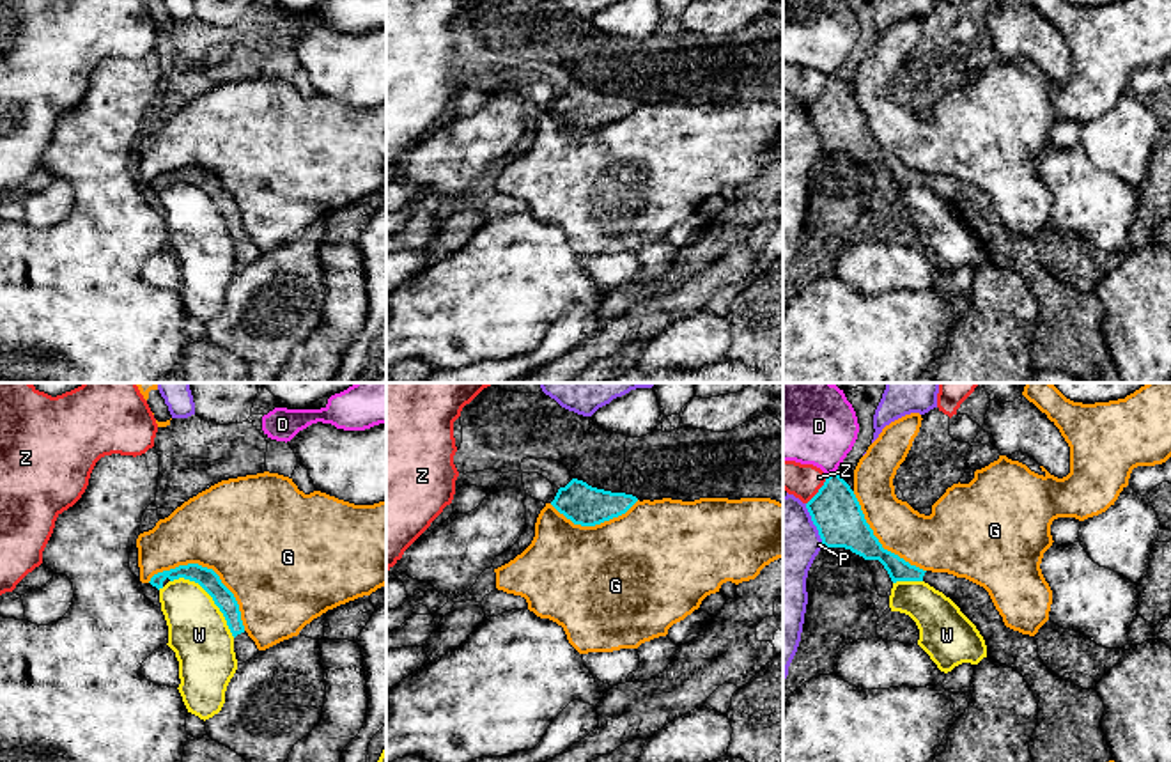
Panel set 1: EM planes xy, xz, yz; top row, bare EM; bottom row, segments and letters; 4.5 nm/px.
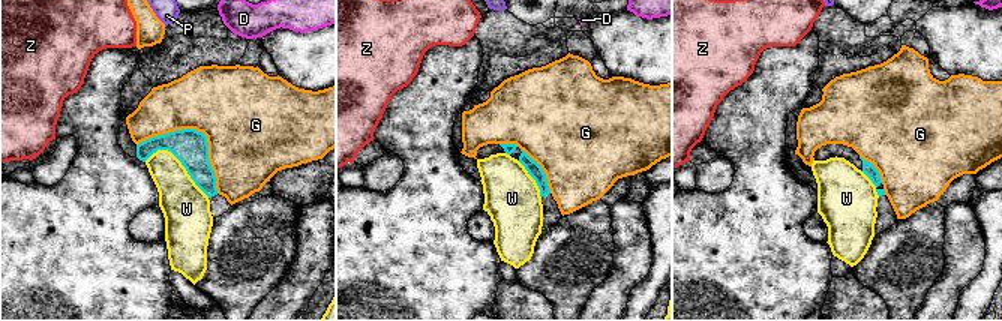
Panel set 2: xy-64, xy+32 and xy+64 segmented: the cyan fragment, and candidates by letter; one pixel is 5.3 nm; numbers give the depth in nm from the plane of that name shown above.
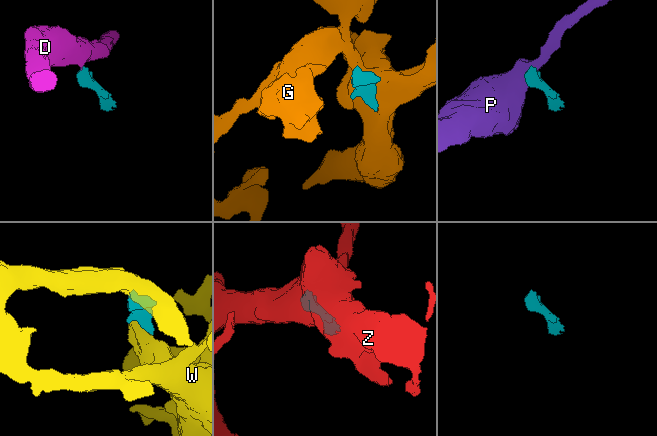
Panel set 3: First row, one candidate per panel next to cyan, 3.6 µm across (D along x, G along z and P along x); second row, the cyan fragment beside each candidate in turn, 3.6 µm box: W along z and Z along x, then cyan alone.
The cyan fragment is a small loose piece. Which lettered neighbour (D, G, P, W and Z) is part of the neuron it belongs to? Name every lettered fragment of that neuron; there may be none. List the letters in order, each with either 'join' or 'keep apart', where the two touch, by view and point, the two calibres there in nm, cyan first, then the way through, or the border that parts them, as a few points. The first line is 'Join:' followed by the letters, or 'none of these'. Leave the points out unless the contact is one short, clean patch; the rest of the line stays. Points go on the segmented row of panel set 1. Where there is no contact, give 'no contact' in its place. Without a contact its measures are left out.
Join: none of these
D: keep apart; meets cyan in yz at (831, 474); 220 nm thick on the cyan side, 380 nm on the other; border along yz (835, 470), (828, 475)
G: keep apart; meets cyan in xy at (211, 569); 90 nm thick on the cyan side, 500 nm on the other
P: keep apart; meets cyan in yz at (814, 523); 220 nm thick on the cyan side, 320 nm on the other; border along yz (805, 504), (824, 546)
W: keep apart; meets cyan in xy at (211, 596); 90 nm thick on the cyan side, 280 nm on the other
Z: keep apart; meets cyan in yz at (819, 489); 220 nm thick on the cyan side, 160 nm on the other; border along yz (828, 475), (806, 504)

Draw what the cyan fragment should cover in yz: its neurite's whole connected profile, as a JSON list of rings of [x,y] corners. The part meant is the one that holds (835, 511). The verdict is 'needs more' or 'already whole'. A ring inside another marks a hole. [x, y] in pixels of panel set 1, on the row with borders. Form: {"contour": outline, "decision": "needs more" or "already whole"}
{"contour": [[[836,471],[827,475],[806,509],[824,548],[845,548],[865,560],[879,560],[893,583],[925,581],[942,592],[976,626],[987,656],[1024,677],[1038,704],[1038,723],[1029,741],[1035,762],[1113,760],[1102,730],[1105,705],[1097,689],[1082,689],[1054,675],[1040,659],[1035,636],[1006,627],[983,587],[948,572],[923,571],[884,549],[854,491]]], "decision": "needs more"}

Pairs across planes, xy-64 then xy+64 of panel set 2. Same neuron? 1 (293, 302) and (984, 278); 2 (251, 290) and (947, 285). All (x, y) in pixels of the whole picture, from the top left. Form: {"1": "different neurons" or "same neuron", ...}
{"1": "different neurons", "2": "different neurons"}

